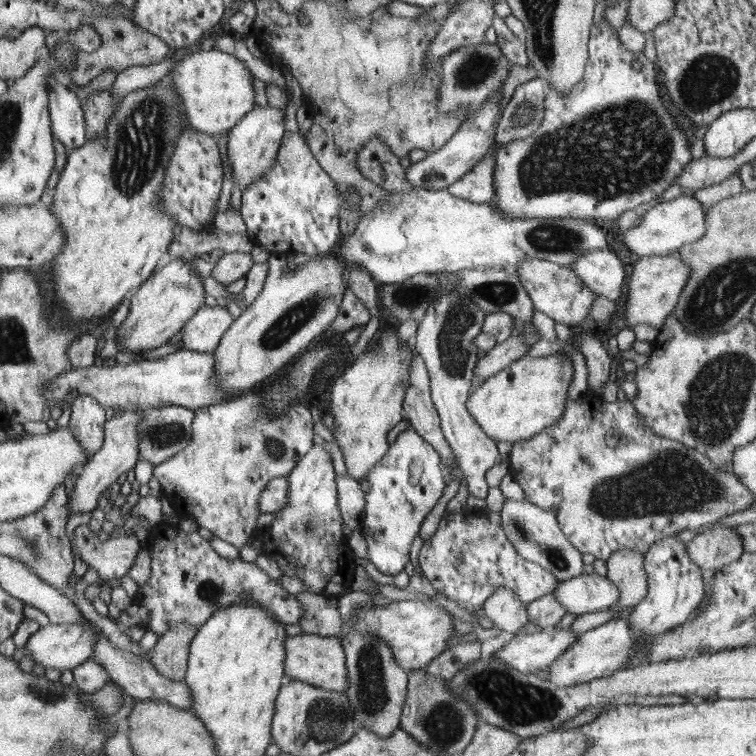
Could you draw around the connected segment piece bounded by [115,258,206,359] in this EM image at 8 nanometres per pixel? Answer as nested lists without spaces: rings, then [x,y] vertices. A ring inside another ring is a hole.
[[[169,258],[132,296],[130,311],[116,330],[115,342],[120,351],[128,350],[137,357],[146,358],[150,350],[168,343],[174,334],[182,330],[186,321],[202,308],[206,296],[204,278],[198,278],[198,274],[192,270],[192,261],[194,259]]]

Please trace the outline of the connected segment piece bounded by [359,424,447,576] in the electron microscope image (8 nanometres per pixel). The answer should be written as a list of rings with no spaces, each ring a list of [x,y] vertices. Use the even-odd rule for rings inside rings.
[[[409,424],[407,430],[400,431],[394,443],[389,445],[389,452],[385,457],[378,461],[370,472],[366,472],[359,482],[362,481],[370,481],[370,490],[364,494],[366,508],[361,525],[367,544],[367,558],[381,573],[394,576],[404,571],[404,566],[410,562],[410,546],[414,538],[428,513],[444,494],[444,488],[447,486],[444,466],[434,447],[412,428],[412,424]]]

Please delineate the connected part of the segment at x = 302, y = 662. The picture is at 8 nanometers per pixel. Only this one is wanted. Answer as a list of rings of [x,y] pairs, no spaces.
[[[300,633],[298,636],[286,636],[285,639],[286,678],[300,680],[310,686],[336,690],[339,693],[351,686],[348,680],[348,668],[345,662],[345,650],[338,637],[322,637],[316,634]]]

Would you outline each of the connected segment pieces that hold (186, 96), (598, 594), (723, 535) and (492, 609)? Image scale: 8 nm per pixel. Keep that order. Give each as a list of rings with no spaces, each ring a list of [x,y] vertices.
[[[217,49],[191,52],[176,61],[168,80],[182,102],[186,123],[204,134],[219,137],[229,132],[246,117],[254,106],[254,90],[250,88],[248,68],[232,54]]]
[[[596,573],[558,581],[551,594],[574,617],[606,611],[619,600],[618,590],[607,580],[607,575]]]
[[[715,523],[687,542],[686,548],[690,560],[707,574],[714,574],[715,570],[740,558],[744,552],[744,544],[736,532],[736,526]]]
[[[502,586],[491,594],[484,603],[484,616],[502,632],[517,635],[529,623],[526,605],[510,589]]]

